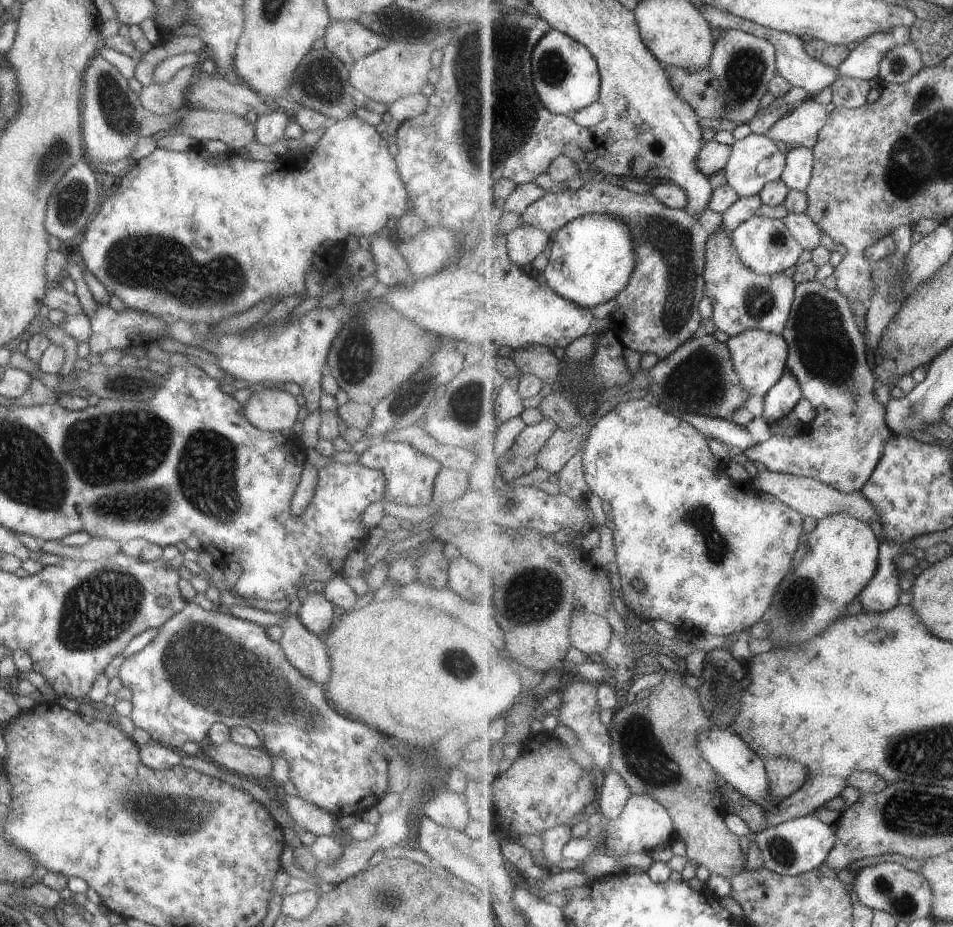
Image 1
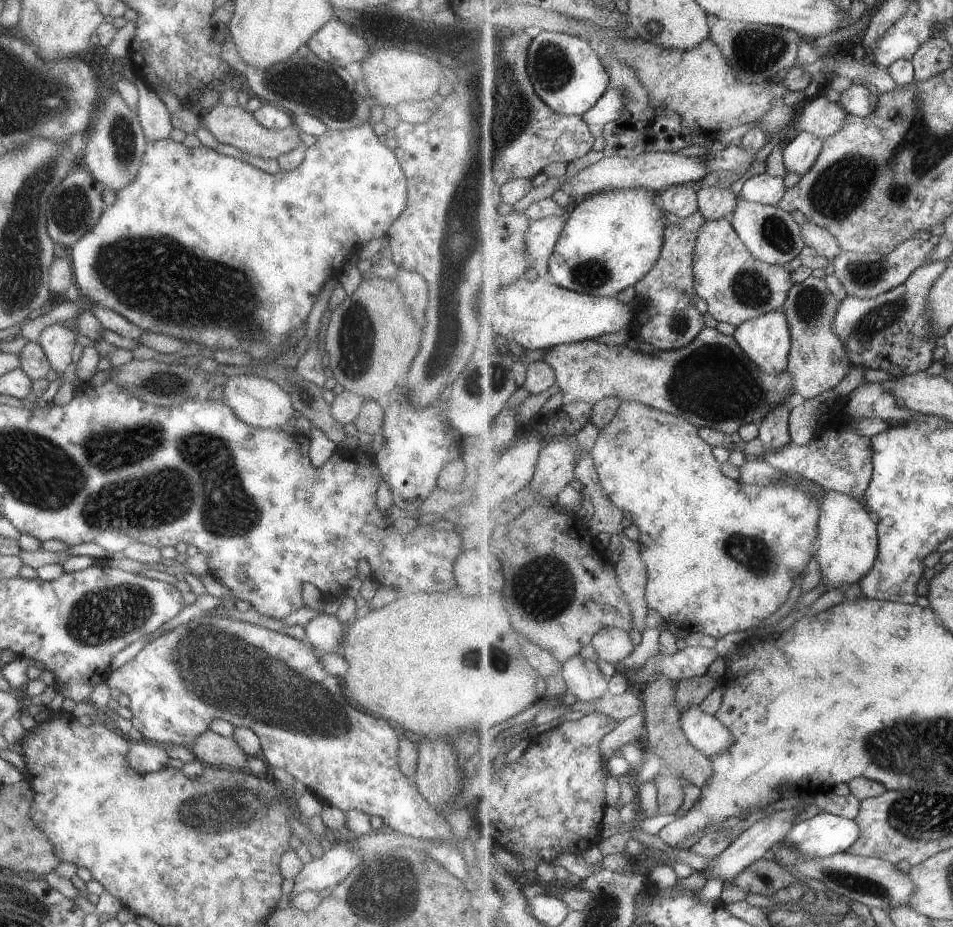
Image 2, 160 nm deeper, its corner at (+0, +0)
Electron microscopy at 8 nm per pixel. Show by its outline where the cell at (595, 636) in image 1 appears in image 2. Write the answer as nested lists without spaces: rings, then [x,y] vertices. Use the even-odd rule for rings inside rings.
[[[617,627],[602,629],[591,642],[599,658],[604,659],[613,666],[619,664],[623,658],[631,656],[635,650],[635,642],[631,640],[629,631]]]

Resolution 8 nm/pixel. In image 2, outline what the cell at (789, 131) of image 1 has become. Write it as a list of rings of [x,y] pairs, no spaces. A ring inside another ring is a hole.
[[[824,94],[812,100],[806,108],[801,109],[795,122],[799,132],[807,131],[819,138],[829,138],[841,132],[848,123],[850,113],[841,102],[831,102]]]

